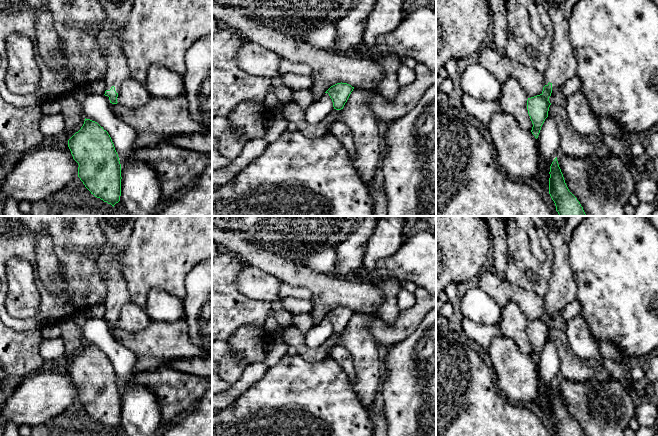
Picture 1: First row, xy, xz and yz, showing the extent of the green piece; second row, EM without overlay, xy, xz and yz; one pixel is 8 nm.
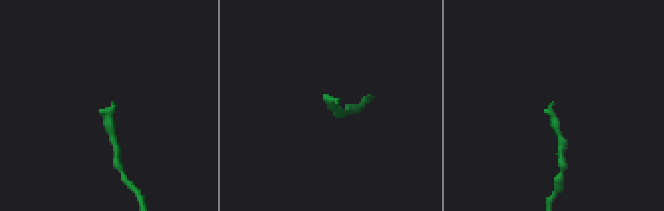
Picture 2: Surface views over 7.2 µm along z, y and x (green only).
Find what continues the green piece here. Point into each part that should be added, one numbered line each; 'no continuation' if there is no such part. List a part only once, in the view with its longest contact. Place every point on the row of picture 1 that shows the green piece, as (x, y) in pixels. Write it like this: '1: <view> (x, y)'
1: xy (117, 11)

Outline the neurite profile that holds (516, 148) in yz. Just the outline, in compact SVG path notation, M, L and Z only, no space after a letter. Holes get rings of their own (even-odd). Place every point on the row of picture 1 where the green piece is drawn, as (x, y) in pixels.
M504 111L492 114L487 124L498 166L511 178L534 178L538 170L537 139Z

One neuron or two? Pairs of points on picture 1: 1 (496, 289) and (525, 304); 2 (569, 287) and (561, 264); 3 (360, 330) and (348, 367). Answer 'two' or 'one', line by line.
1: one
2: one
3: two

